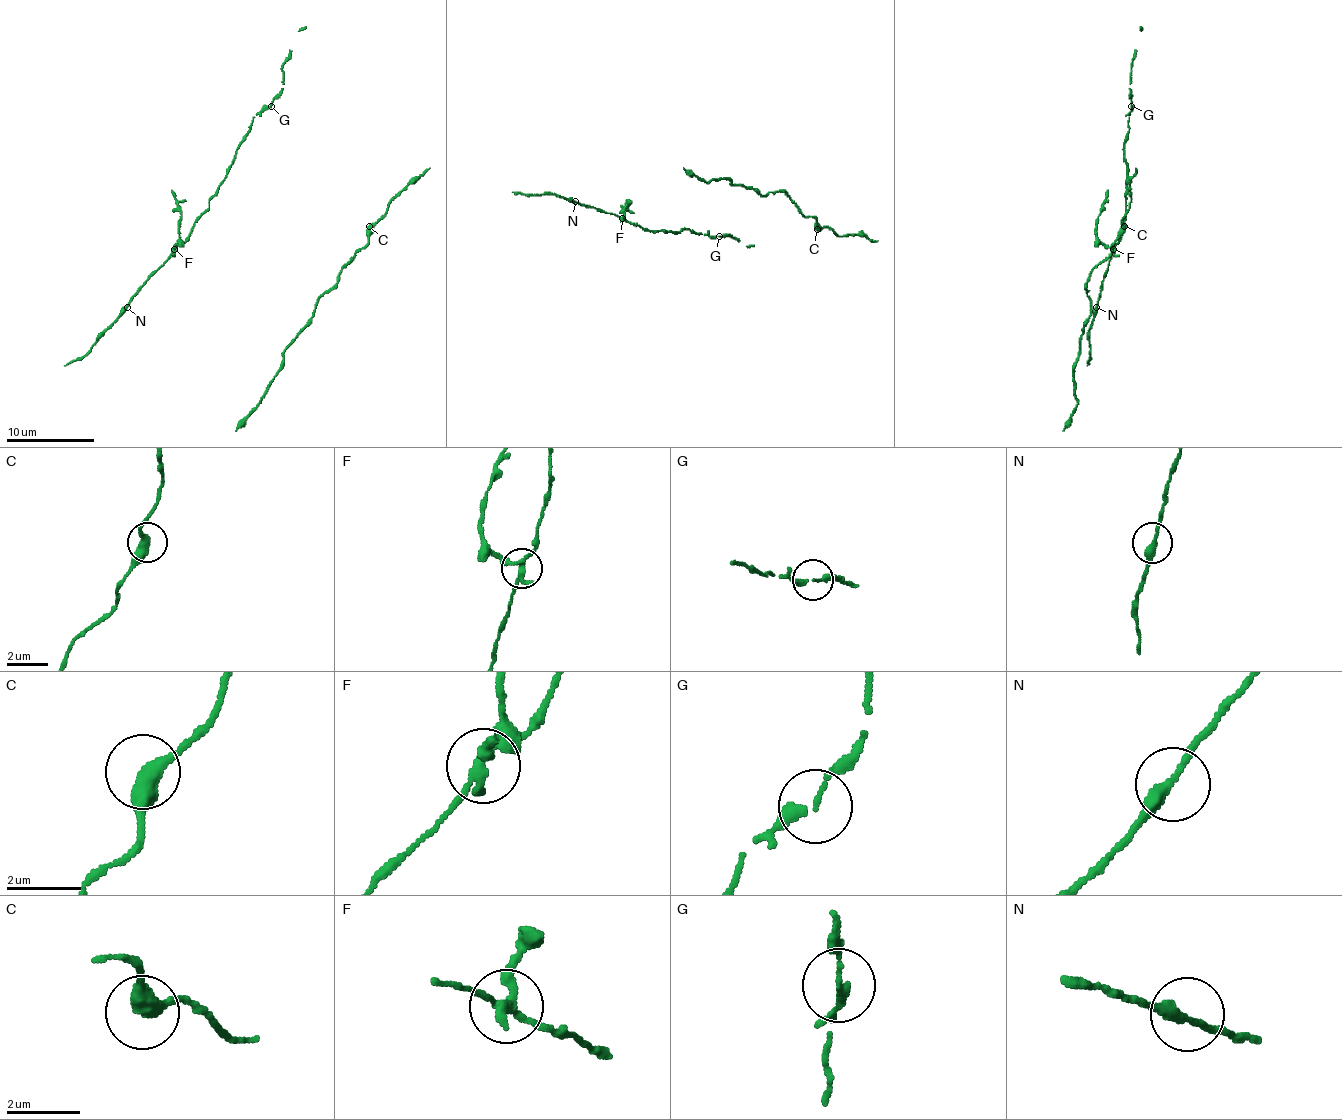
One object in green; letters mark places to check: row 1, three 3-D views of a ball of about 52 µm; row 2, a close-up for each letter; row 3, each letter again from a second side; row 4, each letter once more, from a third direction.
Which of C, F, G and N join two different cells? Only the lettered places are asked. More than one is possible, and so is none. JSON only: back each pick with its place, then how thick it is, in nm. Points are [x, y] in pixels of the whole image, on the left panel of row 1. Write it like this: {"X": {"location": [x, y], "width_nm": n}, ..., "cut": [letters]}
{"F": {"location": [174, 249], "width_nm": 240}, "cut": ["F"]}

